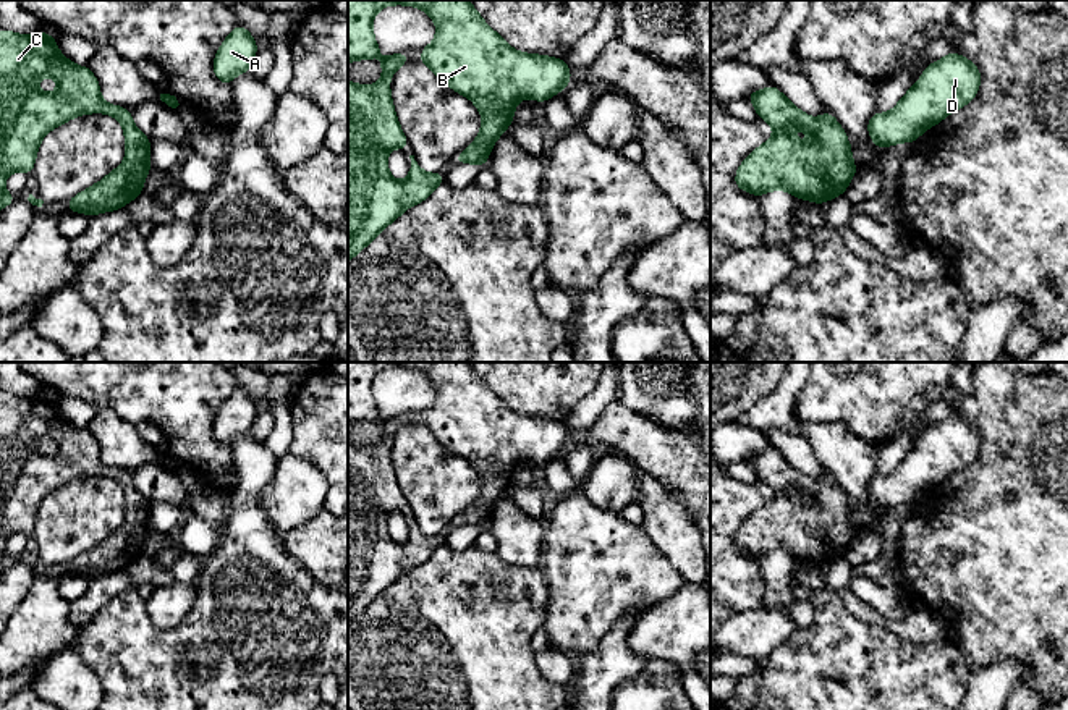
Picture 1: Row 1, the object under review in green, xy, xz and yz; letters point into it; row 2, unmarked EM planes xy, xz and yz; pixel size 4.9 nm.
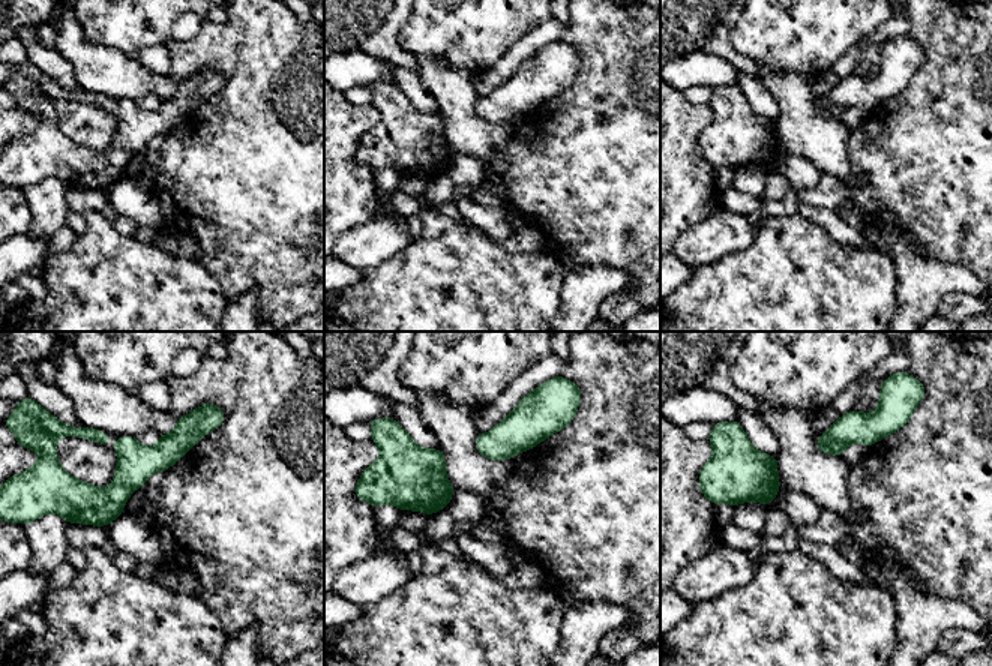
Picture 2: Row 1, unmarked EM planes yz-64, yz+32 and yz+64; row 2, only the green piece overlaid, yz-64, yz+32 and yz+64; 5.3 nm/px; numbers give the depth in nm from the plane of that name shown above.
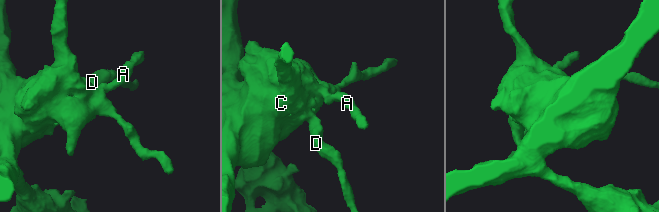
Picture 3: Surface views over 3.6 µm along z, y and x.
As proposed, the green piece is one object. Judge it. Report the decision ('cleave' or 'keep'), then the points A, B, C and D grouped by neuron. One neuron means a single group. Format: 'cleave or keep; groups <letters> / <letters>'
keep; groups A B C D

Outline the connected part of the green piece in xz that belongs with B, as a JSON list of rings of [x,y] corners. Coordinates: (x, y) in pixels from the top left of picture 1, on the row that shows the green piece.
[[[348,0],[348,63],[364,58],[382,60],[382,79],[377,84],[361,86],[348,81],[348,262],[406,209],[426,201],[445,181],[445,175],[440,171],[424,173],[414,155],[409,155],[409,176],[405,181],[396,181],[388,173],[388,150],[409,146],[390,95],[392,74],[409,58],[406,52],[380,55],[372,32],[372,19],[387,5],[416,6],[434,19],[435,39],[421,49],[419,61],[427,65],[440,82],[471,99],[484,118],[476,141],[463,154],[453,157],[455,163],[474,163],[484,168],[492,146],[513,123],[518,102],[531,97],[544,104],[565,89],[571,79],[565,60],[511,49],[498,32],[485,24],[468,0]]]

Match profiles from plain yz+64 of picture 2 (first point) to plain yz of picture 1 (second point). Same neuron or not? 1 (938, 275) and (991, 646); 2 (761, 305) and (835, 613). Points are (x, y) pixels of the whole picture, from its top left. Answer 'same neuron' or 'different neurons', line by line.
1: different neurons
2: same neuron

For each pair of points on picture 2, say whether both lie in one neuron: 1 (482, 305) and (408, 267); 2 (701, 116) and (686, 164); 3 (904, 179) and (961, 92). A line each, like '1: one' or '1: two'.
1: one
2: one
3: one

